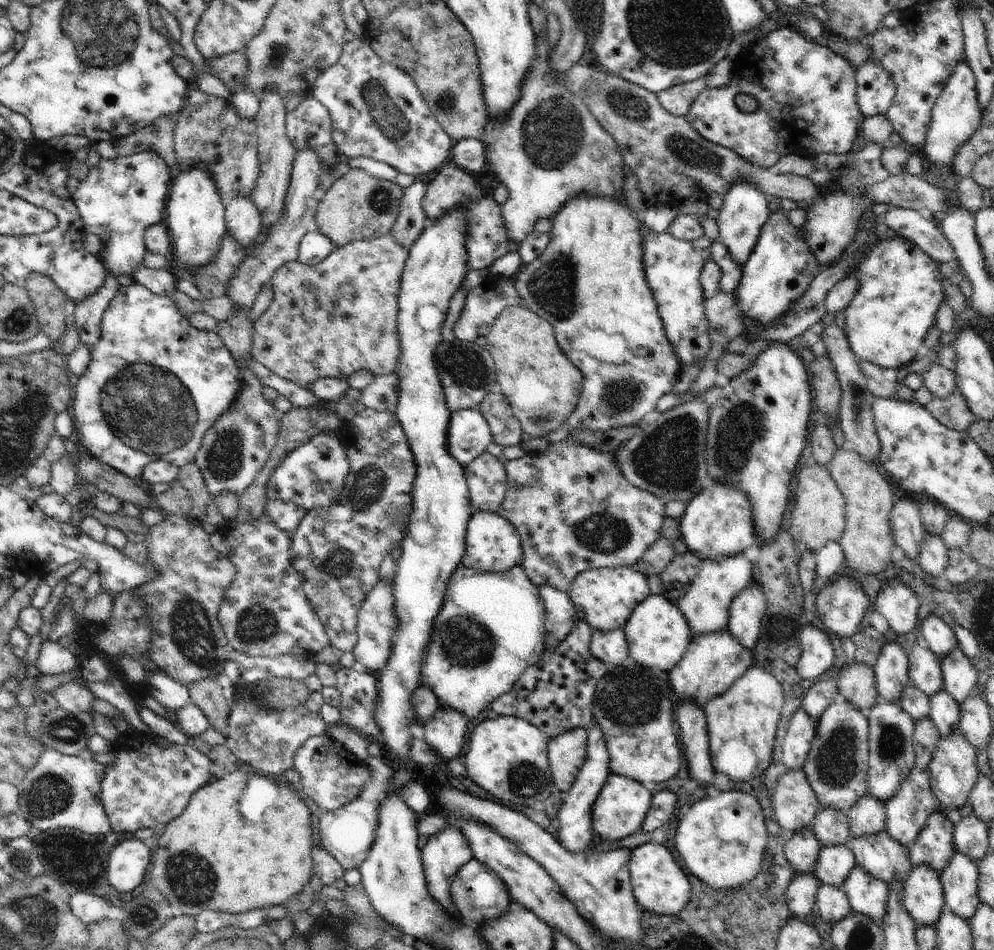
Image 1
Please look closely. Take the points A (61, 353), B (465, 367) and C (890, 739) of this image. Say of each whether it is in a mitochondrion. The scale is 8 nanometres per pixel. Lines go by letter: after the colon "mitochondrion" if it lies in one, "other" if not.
A: other
B: mitochondrion
C: mitochondrion

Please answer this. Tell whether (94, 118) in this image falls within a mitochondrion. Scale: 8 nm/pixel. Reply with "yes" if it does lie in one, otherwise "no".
no

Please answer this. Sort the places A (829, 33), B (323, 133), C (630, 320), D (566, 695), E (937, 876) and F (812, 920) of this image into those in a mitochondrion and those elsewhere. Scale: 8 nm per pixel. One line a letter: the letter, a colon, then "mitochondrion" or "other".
A: other
B: other
C: other
D: other
E: other
F: other

